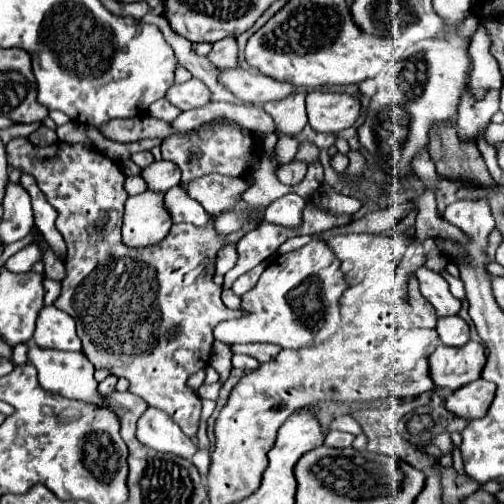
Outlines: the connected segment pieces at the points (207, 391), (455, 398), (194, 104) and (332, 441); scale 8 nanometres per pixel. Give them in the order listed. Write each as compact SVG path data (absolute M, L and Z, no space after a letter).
M217 381L216 383L207 385L203 384L197 393L201 398L209 399L209 400L215 400L215 398L218 398L219 396L219 390L221 388L220 381Z
M479 378L447 396L447 410L467 420L481 418L487 414L493 398L495 398L493 382Z
M191 78L185 84L175 84L169 88L167 94L169 102L173 102L173 106L181 108L181 110L189 110L189 108L199 108L211 102L211 90L197 78Z
M329 430L325 436L325 444L327 446L335 446L335 448L347 448L351 446L355 436L347 434L347 432L339 432L339 430Z

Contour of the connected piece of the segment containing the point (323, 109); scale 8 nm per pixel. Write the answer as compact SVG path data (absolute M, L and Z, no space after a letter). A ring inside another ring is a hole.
M309 92L307 118L315 132L341 132L359 118L359 100L339 92Z

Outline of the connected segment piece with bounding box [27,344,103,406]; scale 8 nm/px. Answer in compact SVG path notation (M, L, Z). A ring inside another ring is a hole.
M29 344L27 350L27 362L37 368L37 378L39 384L49 390L49 392L59 392L65 394L67 398L77 398L95 406L103 406L103 396L97 392L97 382L93 378L93 364L85 358L81 352L61 352L61 350L49 350L49 348L39 348L37 344Z

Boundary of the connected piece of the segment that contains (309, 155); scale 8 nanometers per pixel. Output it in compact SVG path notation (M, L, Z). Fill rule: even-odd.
M301 142L295 160L303 160L303 162L311 164L311 162L319 160L319 148L317 148L313 142Z

